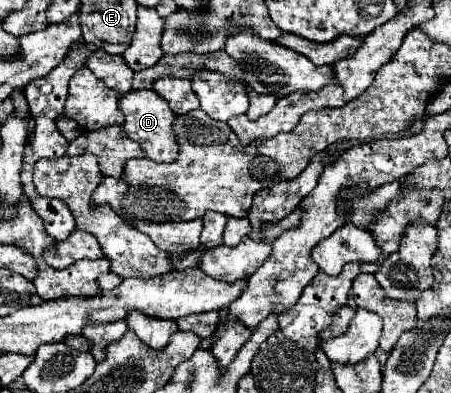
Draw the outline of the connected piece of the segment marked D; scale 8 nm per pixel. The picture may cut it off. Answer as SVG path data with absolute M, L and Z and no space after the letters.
M131 90L119 96L119 110L125 116L125 122L121 126L123 132L143 148L145 156L155 162L173 162L177 158L177 142L171 130L175 112L169 108L165 98L157 96L153 90Z

